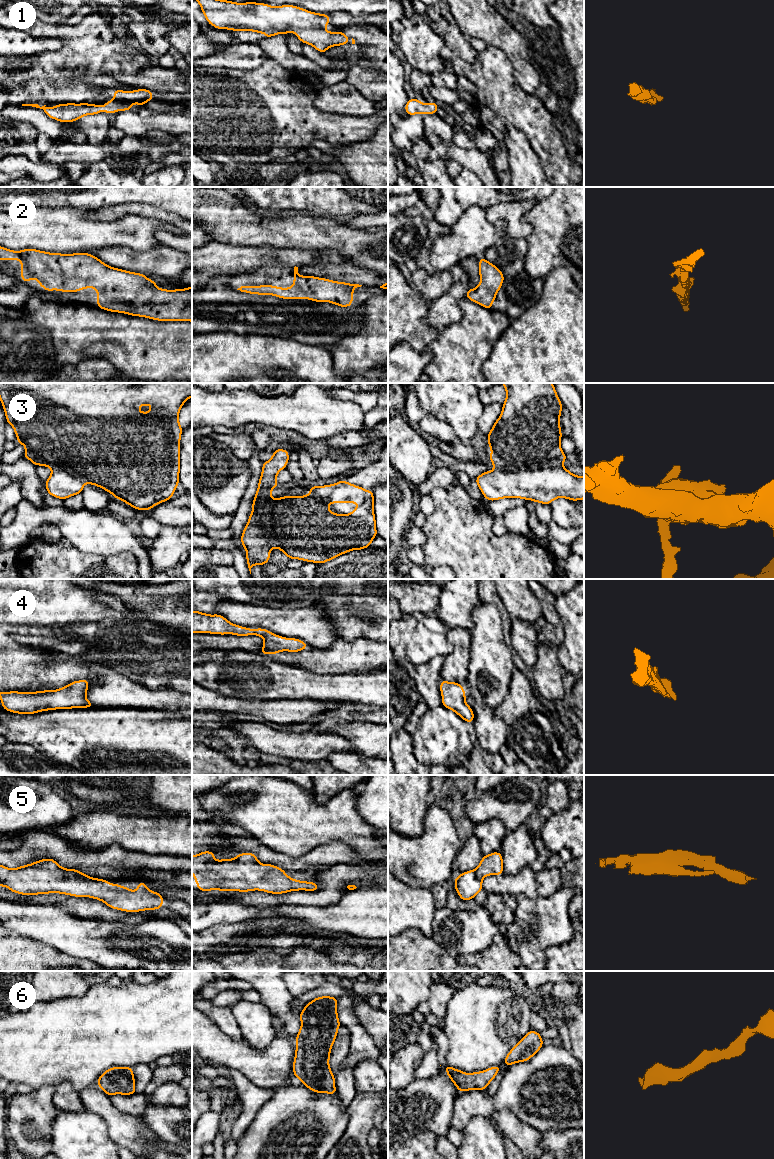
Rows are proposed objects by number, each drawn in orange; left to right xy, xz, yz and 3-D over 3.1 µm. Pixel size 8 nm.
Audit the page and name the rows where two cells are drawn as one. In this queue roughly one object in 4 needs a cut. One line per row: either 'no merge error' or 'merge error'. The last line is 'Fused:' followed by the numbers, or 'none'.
1: no merge error
2: no merge error
3: merge error
4: no merge error
5: no merge error
6: no merge error
Fused: 3

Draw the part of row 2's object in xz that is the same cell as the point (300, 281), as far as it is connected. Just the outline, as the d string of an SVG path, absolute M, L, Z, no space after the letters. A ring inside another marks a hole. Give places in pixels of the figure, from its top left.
M295 266L292 287L241 286L237 290L249 294L273 295L282 299L309 299L316 302L331 302L334 305L347 308L353 303L354 289L361 286L315 276L301 276L298 274L298 267Z

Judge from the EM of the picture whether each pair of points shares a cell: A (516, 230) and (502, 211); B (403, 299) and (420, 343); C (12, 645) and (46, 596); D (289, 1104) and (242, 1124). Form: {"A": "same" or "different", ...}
{"A": "same", "B": "same", "C": "different", "D": "different"}

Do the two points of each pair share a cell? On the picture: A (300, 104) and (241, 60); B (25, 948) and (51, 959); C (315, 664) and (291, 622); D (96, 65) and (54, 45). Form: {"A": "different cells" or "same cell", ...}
{"A": "different cells", "B": "same cell", "C": "different cells", "D": "different cells"}

